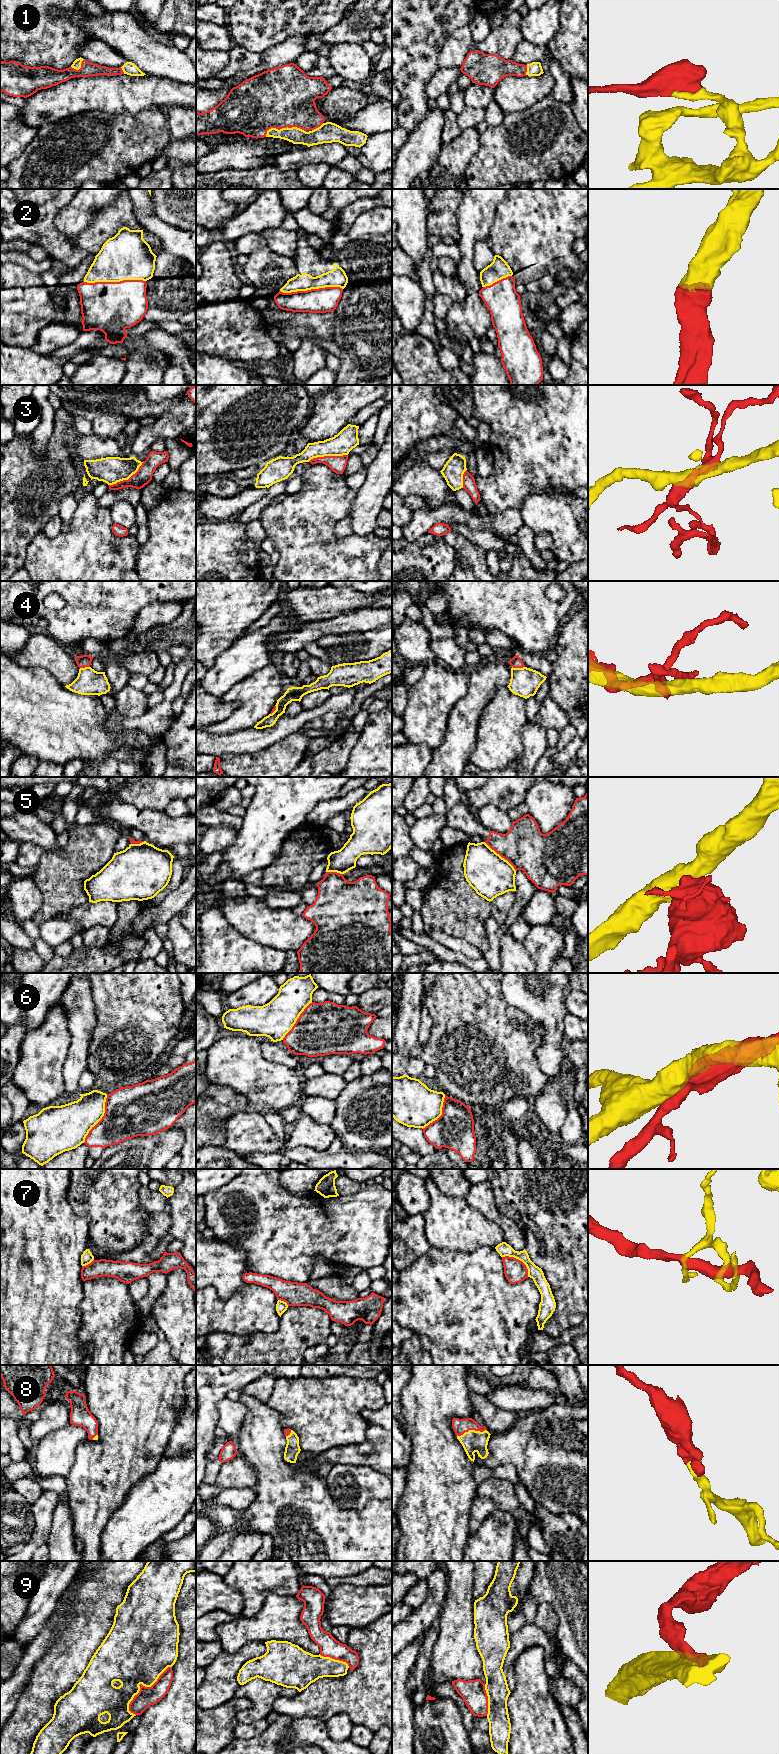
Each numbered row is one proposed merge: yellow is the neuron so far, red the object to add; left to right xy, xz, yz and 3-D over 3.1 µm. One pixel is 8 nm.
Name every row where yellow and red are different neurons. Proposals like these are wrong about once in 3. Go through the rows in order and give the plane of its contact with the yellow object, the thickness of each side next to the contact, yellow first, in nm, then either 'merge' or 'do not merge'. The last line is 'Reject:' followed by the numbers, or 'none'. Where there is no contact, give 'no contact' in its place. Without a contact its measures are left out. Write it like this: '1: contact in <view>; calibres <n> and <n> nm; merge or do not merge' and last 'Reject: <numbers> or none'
1: contact in xz; calibres 130 and 480 nm; merge
2: contact in xz; calibres 150 and 200 nm; merge
3: contact in xz; calibres 180 and 140 nm; do not merge
4: contact in yz; calibres 240 and 90 nm; do not merge
5: contact in yz; calibres 340 and 360 nm; do not merge
6: contact in xy; calibres 320 and 400 nm; do not merge
7: contact in yz; calibres 110 and 180 nm; do not merge
8: contact in yz; calibres 180 and 120 nm; merge
9: contact in xy; calibres 500 and 160 nm; do not merge
Reject: 3, 4, 5, 6, 7, 9

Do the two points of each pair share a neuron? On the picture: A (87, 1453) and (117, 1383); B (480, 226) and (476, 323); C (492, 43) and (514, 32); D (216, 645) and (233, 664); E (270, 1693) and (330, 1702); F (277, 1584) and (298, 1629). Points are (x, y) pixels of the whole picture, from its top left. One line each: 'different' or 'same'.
A: same
B: same
C: same
D: different
E: different
F: different

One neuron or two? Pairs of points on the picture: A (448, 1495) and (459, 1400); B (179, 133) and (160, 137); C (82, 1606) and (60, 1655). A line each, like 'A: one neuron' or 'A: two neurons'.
A: one neuron
B: two neurons
C: one neuron

